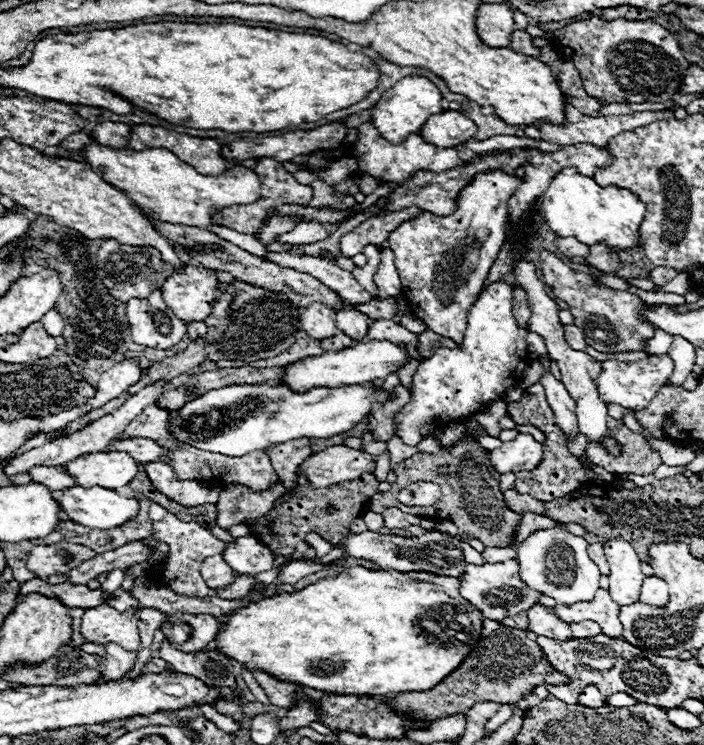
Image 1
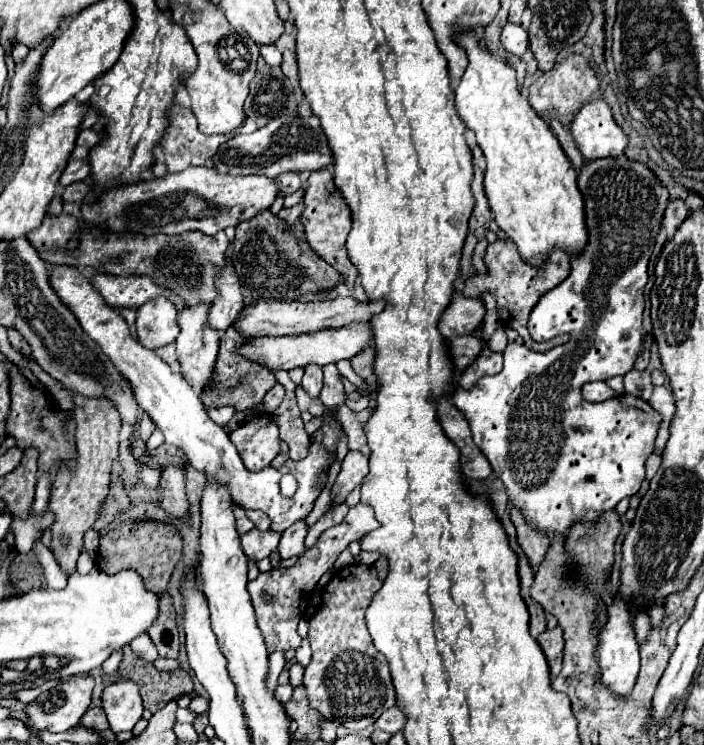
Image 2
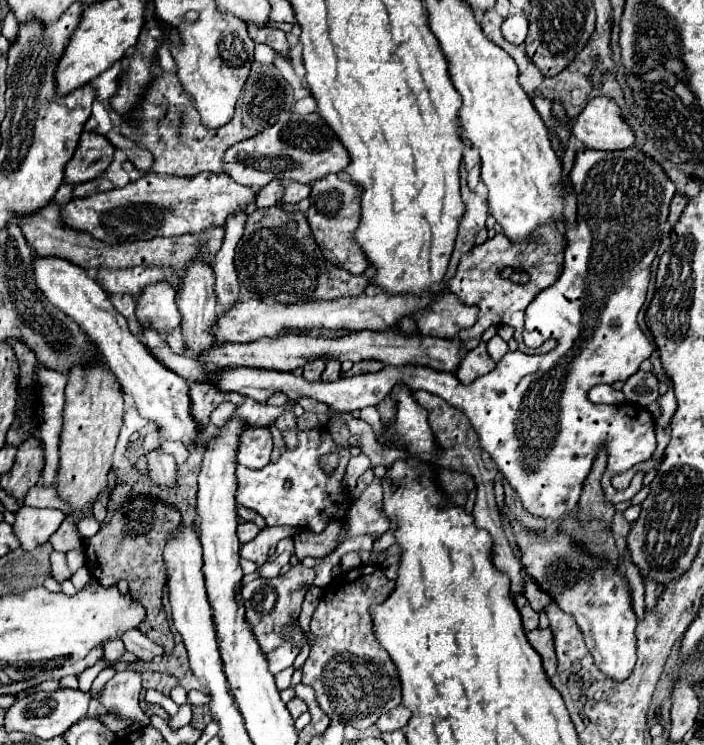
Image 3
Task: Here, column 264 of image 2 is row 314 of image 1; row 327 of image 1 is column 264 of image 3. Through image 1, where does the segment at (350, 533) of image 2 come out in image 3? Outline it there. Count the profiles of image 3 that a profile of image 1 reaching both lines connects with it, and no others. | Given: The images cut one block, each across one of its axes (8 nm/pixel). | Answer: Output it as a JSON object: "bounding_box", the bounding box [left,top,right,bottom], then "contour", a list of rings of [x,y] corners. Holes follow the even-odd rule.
{"bounding_box":[242,564,316,654],"contour":[[[300,564],[300,566],[292,566],[286,574],[278,574],[276,578],[258,578],[242,588],[246,614],[248,614],[246,618],[252,624],[252,630],[256,634],[262,652],[268,654],[270,650],[280,646],[280,642],[284,642],[284,628],[294,626],[294,622],[298,620],[304,596],[312,586],[314,578],[316,578],[316,570]]]}

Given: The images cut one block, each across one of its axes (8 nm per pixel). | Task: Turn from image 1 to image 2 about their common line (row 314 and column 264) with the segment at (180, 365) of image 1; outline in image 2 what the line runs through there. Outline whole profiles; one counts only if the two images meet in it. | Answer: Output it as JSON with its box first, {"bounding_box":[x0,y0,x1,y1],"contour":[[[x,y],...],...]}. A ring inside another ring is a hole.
{"bounding_box":[230,210,344,300],"contour":[[[264,210],[252,220],[240,222],[240,226],[236,226],[230,258],[240,284],[252,290],[256,298],[308,300],[310,296],[332,290],[344,282],[344,276],[340,276],[308,246],[300,222],[292,228],[270,210]]]}

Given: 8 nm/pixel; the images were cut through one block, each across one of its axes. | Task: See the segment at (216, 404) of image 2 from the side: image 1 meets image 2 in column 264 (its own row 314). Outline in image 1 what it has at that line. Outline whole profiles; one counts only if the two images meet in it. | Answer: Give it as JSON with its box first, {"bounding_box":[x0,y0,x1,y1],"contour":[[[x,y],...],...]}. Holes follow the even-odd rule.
{"bounding_box":[356,298,396,318],"contour":[[[384,298],[384,300],[372,300],[370,304],[358,304],[356,310],[362,310],[364,314],[370,314],[370,318],[392,318],[396,314],[396,300]]]}

